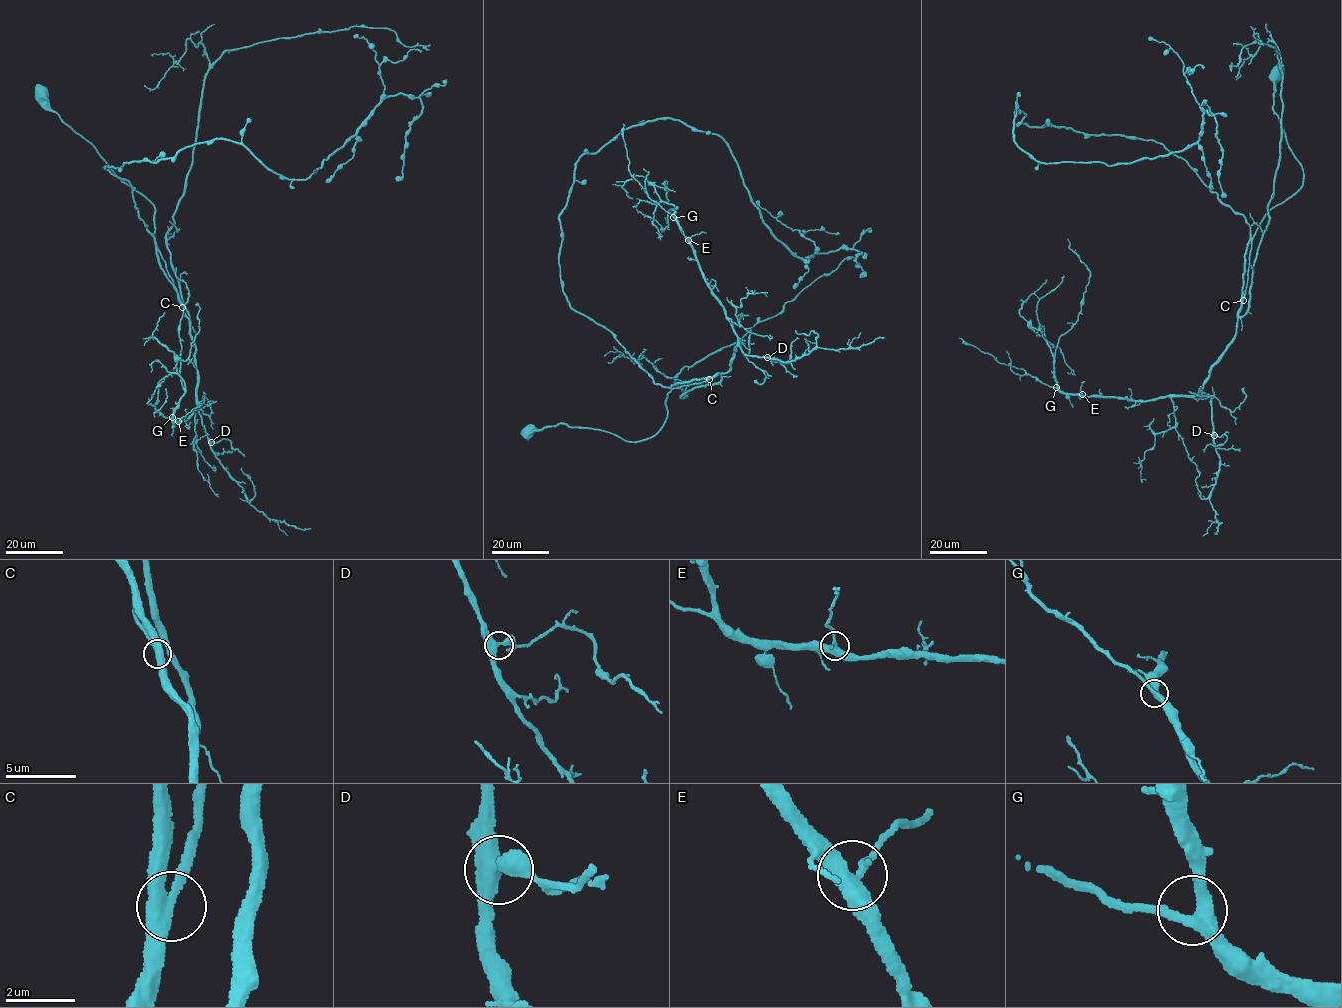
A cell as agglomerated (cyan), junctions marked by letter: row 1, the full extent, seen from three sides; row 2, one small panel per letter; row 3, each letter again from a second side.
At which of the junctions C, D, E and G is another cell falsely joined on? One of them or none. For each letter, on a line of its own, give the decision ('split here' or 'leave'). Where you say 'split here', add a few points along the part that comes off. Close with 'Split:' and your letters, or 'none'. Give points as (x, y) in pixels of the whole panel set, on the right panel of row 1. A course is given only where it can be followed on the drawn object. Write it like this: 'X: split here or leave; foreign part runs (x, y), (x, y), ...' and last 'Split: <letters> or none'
C: leave
D: leave
E: leave
G: leave
Split: none

